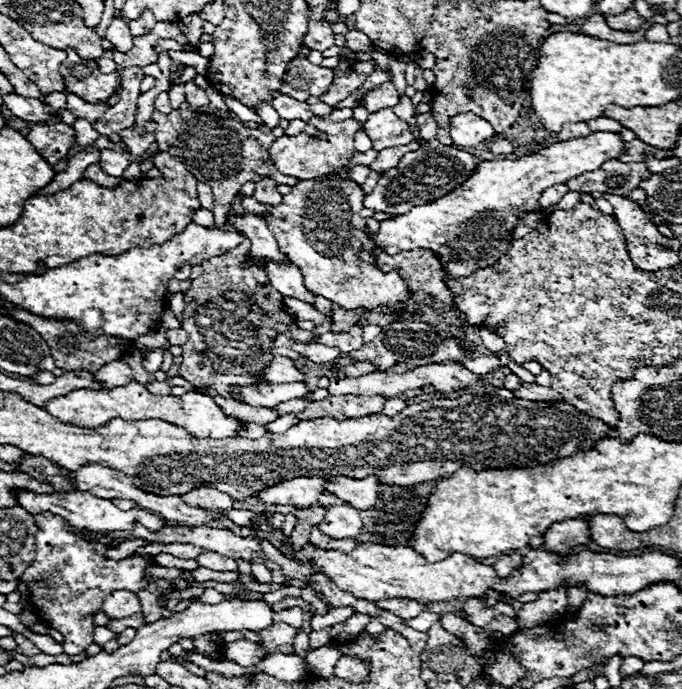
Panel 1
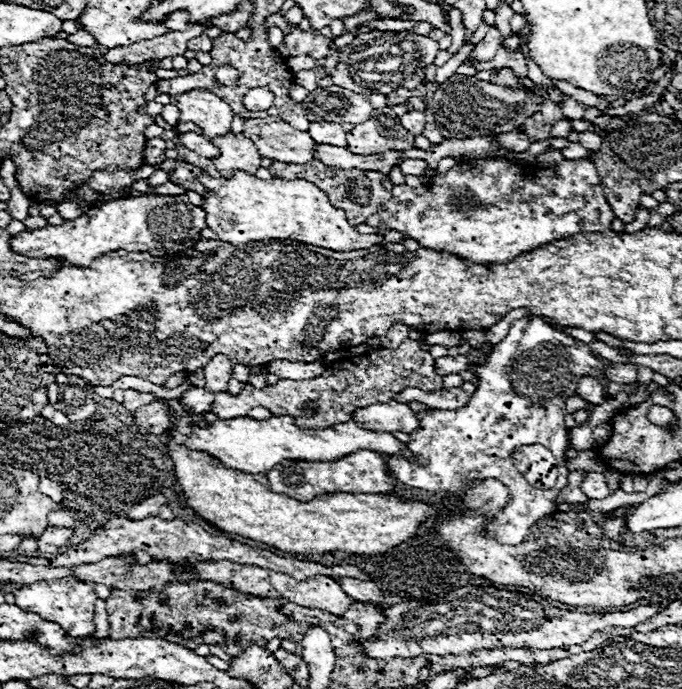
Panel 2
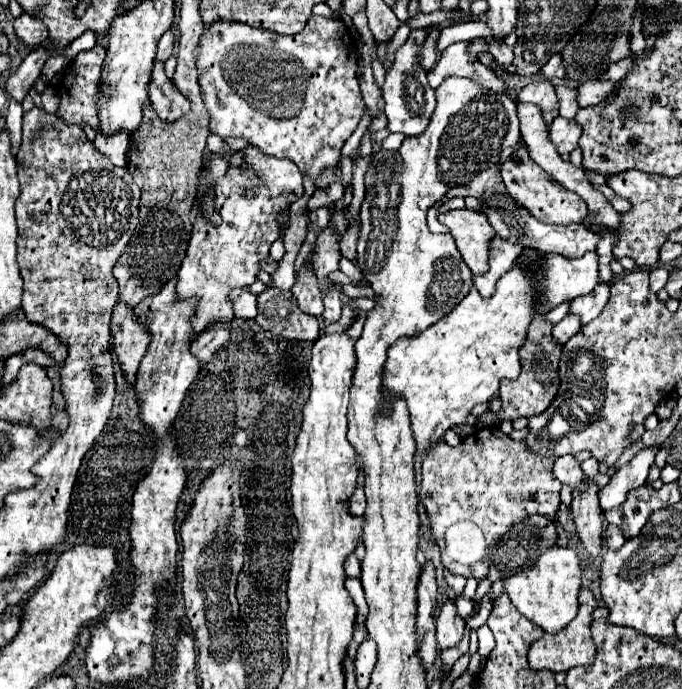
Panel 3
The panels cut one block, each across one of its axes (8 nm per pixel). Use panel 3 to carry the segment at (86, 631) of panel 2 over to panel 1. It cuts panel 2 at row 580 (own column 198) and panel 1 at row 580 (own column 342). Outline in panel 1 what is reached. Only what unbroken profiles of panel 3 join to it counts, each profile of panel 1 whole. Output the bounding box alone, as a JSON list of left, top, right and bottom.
[22,512,148,656]

